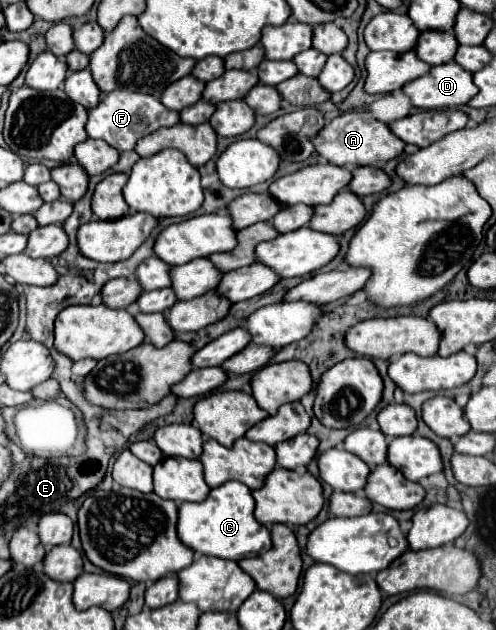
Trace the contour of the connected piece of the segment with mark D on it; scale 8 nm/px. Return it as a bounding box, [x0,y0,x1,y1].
[403,61,477,109]

